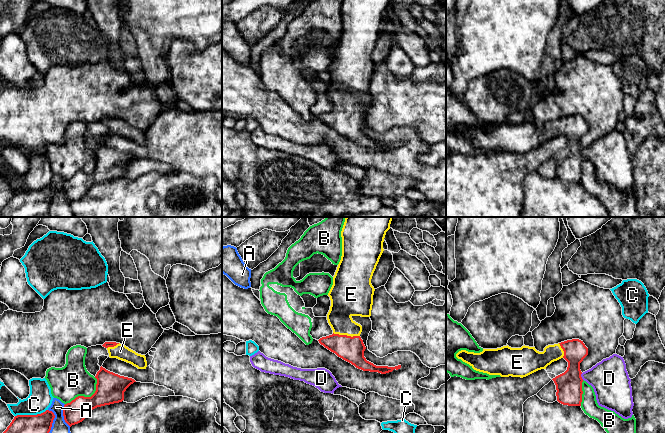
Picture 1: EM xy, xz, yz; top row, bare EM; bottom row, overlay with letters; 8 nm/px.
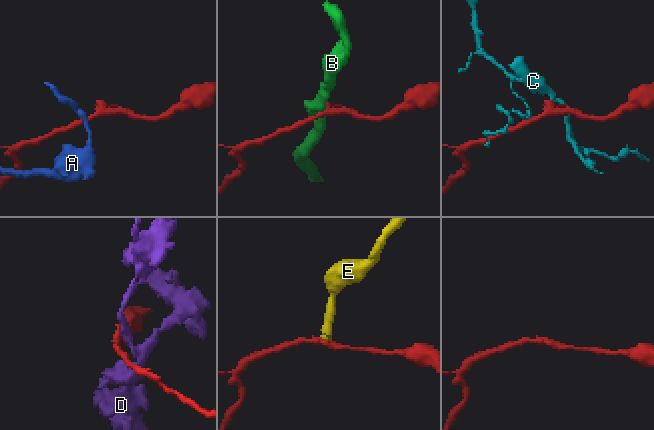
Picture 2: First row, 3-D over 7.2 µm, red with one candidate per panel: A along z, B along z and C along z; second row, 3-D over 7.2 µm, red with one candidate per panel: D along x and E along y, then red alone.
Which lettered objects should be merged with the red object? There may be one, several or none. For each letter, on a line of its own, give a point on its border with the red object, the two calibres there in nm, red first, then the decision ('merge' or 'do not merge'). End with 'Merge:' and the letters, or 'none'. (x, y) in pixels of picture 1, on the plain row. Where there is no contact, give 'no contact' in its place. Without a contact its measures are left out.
A: xy (52, 198) | 240/190 nm | do not merge
B: xy (86, 173) | 240/260 nm | do not merge
C: xy (31, 191) | 280/190 nm | do not merge
D: yz (580, 152) | 200/300 nm | do not merge
E: xz (346, 111) | 200/220 nm | merge
Merge: E

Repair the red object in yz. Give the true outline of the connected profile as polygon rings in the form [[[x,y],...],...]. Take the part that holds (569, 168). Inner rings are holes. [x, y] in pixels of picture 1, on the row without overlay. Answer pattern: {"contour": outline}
{"contour": [[[579,115],[567,116],[558,120],[548,121],[543,128],[539,128],[535,123],[522,122],[521,124],[511,124],[508,121],[497,125],[483,125],[480,129],[461,126],[456,130],[458,135],[469,140],[474,146],[487,149],[489,151],[500,151],[501,153],[526,153],[538,146],[546,145],[552,138],[564,134],[568,138],[567,146],[553,154],[556,161],[557,177],[563,181],[581,182],[582,178],[582,158],[580,139],[588,131],[588,124]]]}

